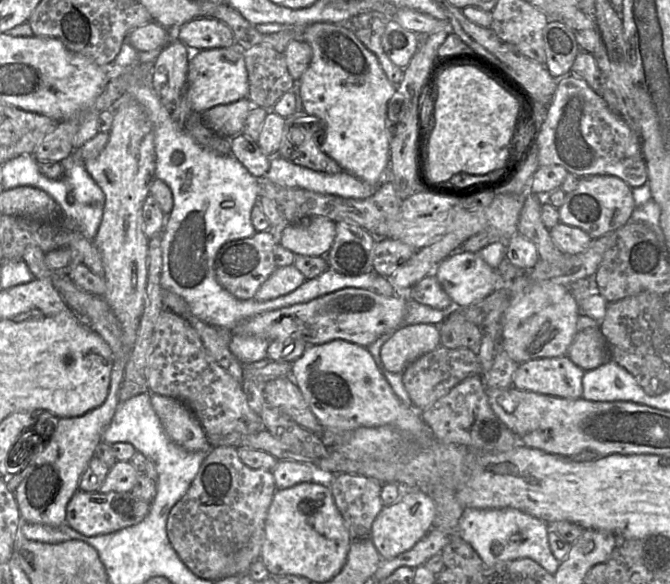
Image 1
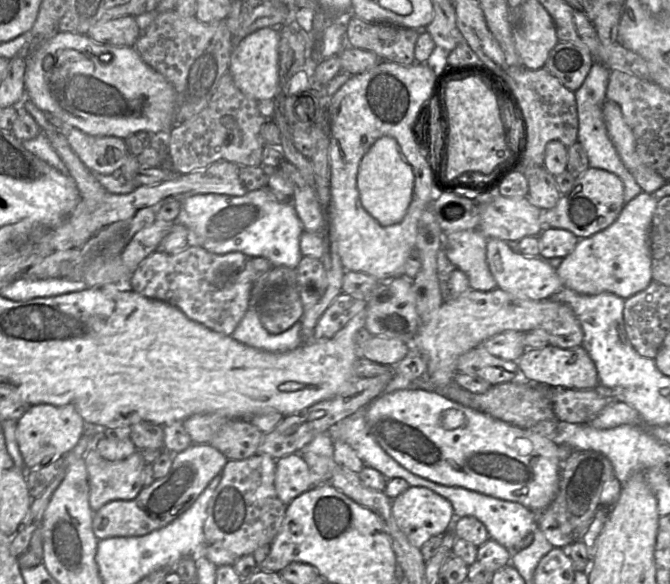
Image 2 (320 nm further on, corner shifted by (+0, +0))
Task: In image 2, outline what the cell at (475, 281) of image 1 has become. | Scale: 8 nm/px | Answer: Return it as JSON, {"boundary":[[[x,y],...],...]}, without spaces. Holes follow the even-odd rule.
{"boundary":[[[487,238],[486,259],[489,270],[494,277],[497,288],[523,300],[543,300],[556,294],[564,285],[556,268],[546,263],[539,256],[525,256],[514,253],[506,241],[497,238]]]}

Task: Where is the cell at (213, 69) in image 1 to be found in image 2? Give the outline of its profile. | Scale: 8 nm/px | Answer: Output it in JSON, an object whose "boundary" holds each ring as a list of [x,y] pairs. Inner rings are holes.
{"boundary":[[[265,27],[247,35],[231,51],[228,72],[241,92],[257,102],[275,96],[279,73],[278,44],[278,28]]]}

